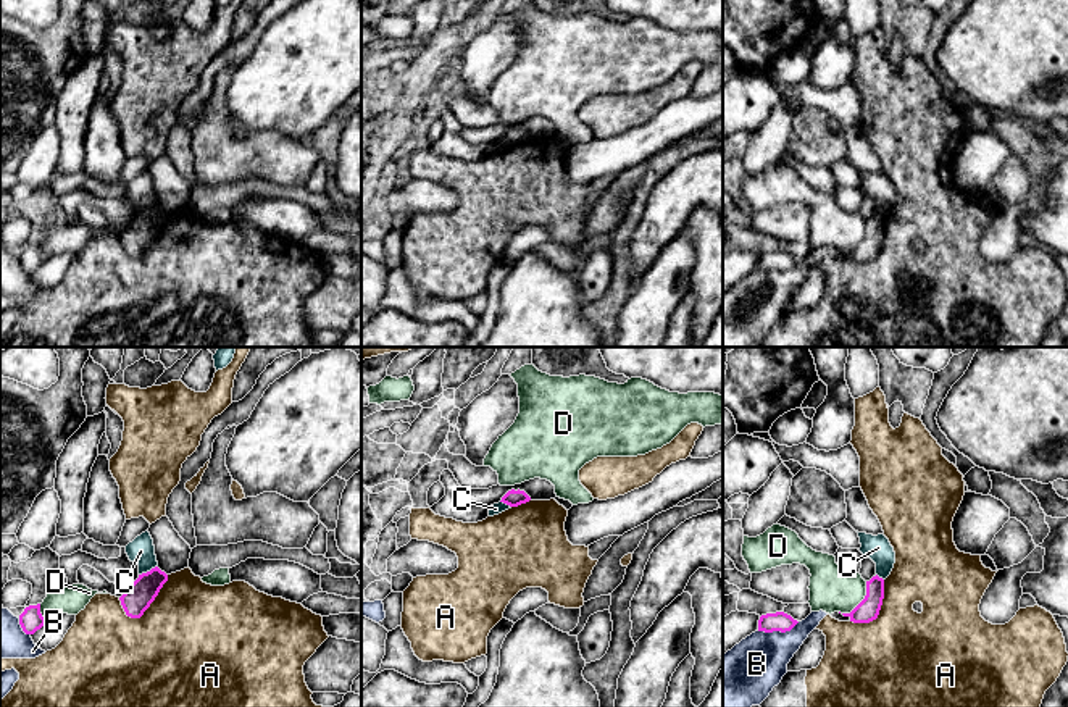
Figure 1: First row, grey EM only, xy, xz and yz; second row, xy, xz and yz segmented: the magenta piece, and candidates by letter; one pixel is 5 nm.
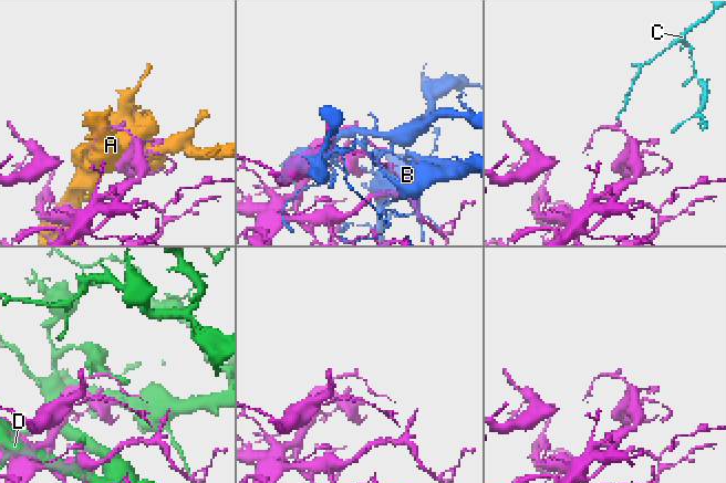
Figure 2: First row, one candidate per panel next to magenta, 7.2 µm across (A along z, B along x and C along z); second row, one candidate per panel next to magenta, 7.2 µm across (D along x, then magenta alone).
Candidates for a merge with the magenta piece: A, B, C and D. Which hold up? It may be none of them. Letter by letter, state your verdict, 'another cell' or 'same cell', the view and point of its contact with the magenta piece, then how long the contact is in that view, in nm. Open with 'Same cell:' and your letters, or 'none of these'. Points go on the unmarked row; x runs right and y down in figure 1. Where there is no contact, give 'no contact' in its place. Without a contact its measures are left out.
Same cell: none of these
A: another cell | xy (150, 241) | 300 nm
B: another cell | yz (778, 268) | 220 nm
C: another cell | xy (147, 210) | 110 nm
D: another cell | yz (860, 241) | 220 nm

